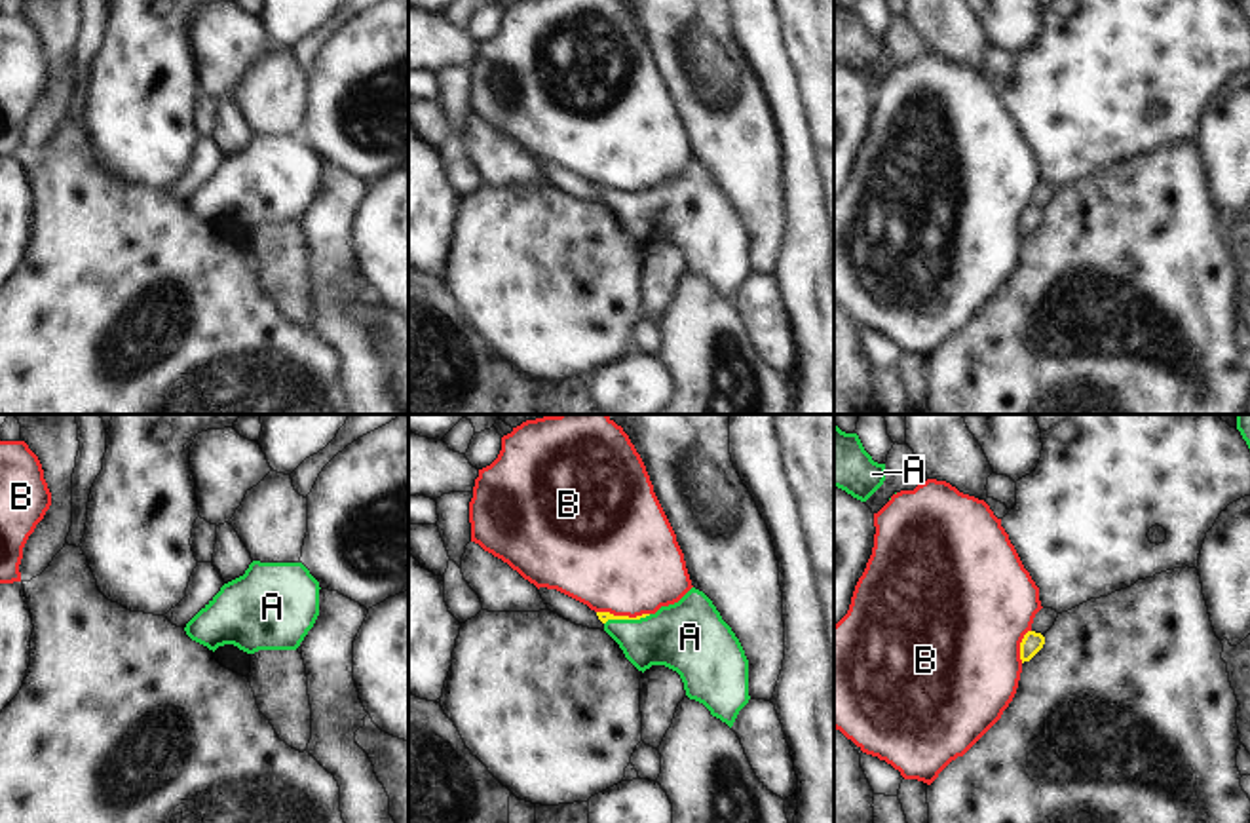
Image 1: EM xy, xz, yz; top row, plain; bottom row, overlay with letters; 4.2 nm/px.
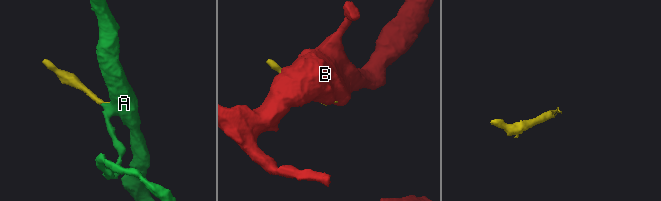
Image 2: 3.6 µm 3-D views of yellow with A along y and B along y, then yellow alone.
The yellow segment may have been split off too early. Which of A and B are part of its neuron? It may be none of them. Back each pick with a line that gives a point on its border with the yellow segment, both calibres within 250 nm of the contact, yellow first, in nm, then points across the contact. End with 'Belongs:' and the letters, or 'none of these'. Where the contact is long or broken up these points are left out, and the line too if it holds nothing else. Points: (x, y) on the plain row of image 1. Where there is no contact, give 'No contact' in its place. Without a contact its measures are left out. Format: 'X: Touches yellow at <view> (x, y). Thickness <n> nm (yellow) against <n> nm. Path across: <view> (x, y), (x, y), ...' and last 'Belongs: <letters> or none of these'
A: Touches yellow at xz (627, 192). Thickness 50 nm (yellow) against 280 nm. Path across: xz (603, 191), (608, 194), (627, 192), (646, 211), (682, 211)
Belongs: A.

